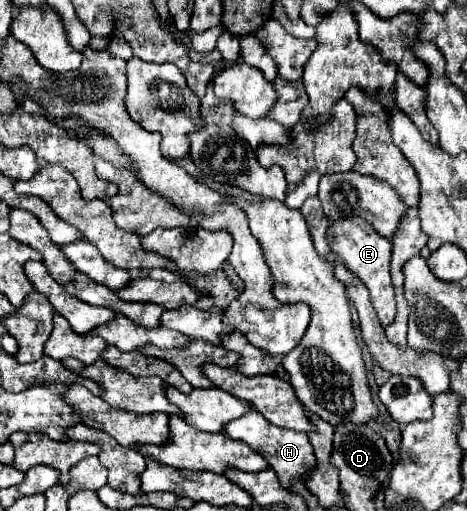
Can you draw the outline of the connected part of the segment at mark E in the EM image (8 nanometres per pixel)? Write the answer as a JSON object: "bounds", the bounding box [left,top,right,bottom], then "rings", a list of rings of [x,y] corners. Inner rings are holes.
{"bounds":[330,218,396,326],"rings":[[[344,218],[336,220],[330,226],[330,234],[334,236],[332,248],[344,260],[344,264],[366,284],[372,296],[372,304],[378,312],[382,326],[388,326],[396,316],[396,300],[394,300],[394,286],[390,278],[390,260],[392,260],[392,242],[380,236],[370,222],[364,218]]]}

